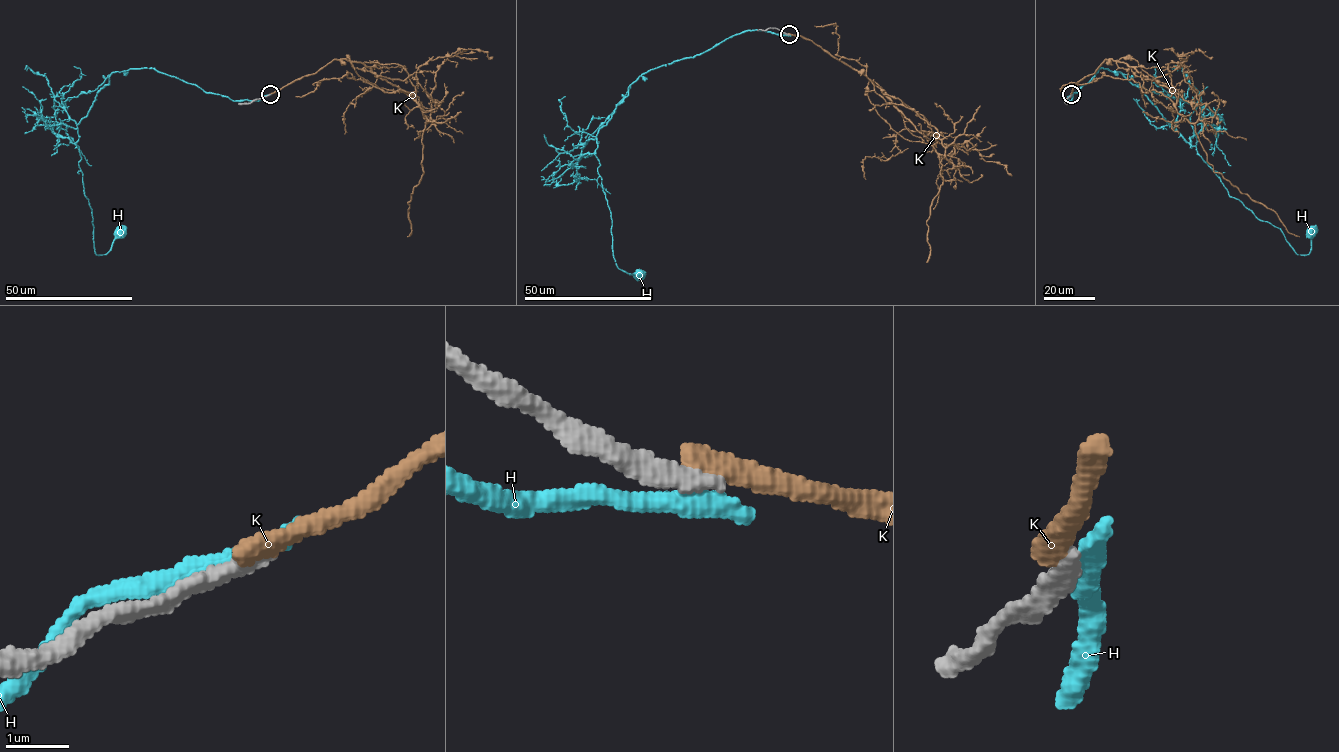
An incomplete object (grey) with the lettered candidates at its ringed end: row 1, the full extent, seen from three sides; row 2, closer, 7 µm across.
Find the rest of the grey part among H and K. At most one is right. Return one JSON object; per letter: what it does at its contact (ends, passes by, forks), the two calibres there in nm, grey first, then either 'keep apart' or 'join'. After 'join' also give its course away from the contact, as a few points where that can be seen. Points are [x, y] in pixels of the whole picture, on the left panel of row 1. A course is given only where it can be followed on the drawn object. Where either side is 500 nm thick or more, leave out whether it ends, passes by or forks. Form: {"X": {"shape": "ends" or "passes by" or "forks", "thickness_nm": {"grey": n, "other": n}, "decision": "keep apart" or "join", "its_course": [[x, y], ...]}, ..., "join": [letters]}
{"H": {"shape": "ends", "thickness_nm": {"grey": 320, "other": 400}, "decision": "keep apart"}, "K": {"shape": "ends", "thickness_nm": {"grey": 320, "other": 400}, "decision": "keep apart"}, "join": []}

